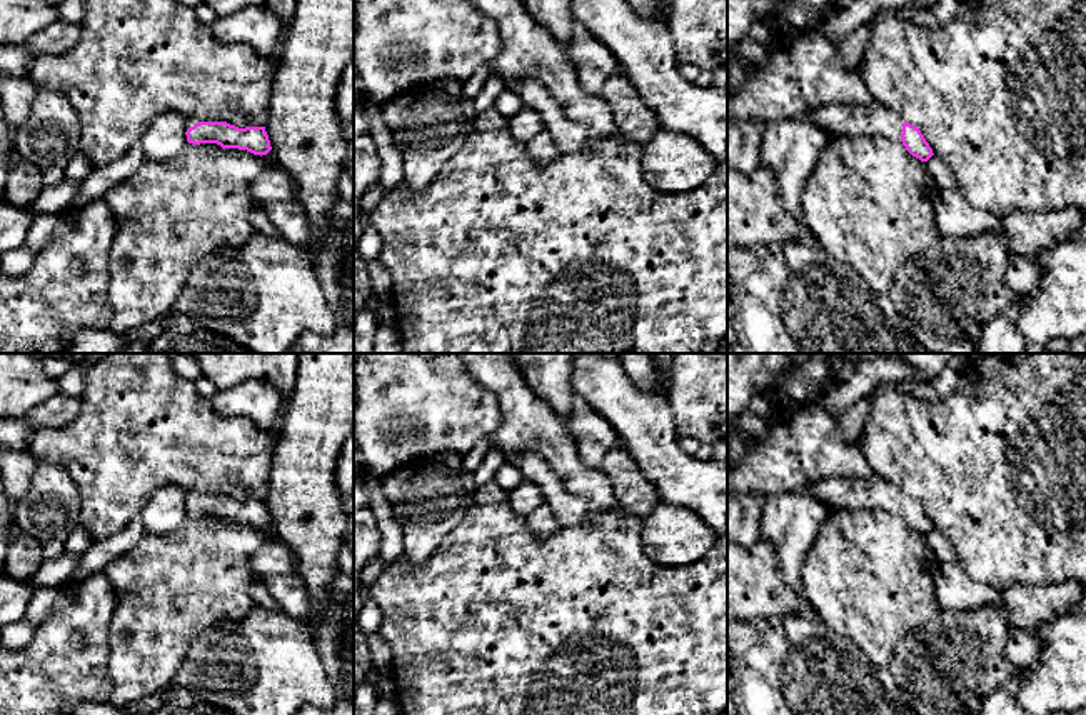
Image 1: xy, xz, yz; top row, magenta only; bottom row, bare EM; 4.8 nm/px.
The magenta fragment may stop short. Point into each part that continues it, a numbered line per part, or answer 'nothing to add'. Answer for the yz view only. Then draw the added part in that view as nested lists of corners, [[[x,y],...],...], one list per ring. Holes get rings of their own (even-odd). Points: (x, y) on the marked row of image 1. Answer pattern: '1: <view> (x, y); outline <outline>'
1: yz (841, 119); outline [[[876,100],[869,103],[832,102],[806,115],[831,137],[879,135],[899,140],[904,123],[897,113]]]

